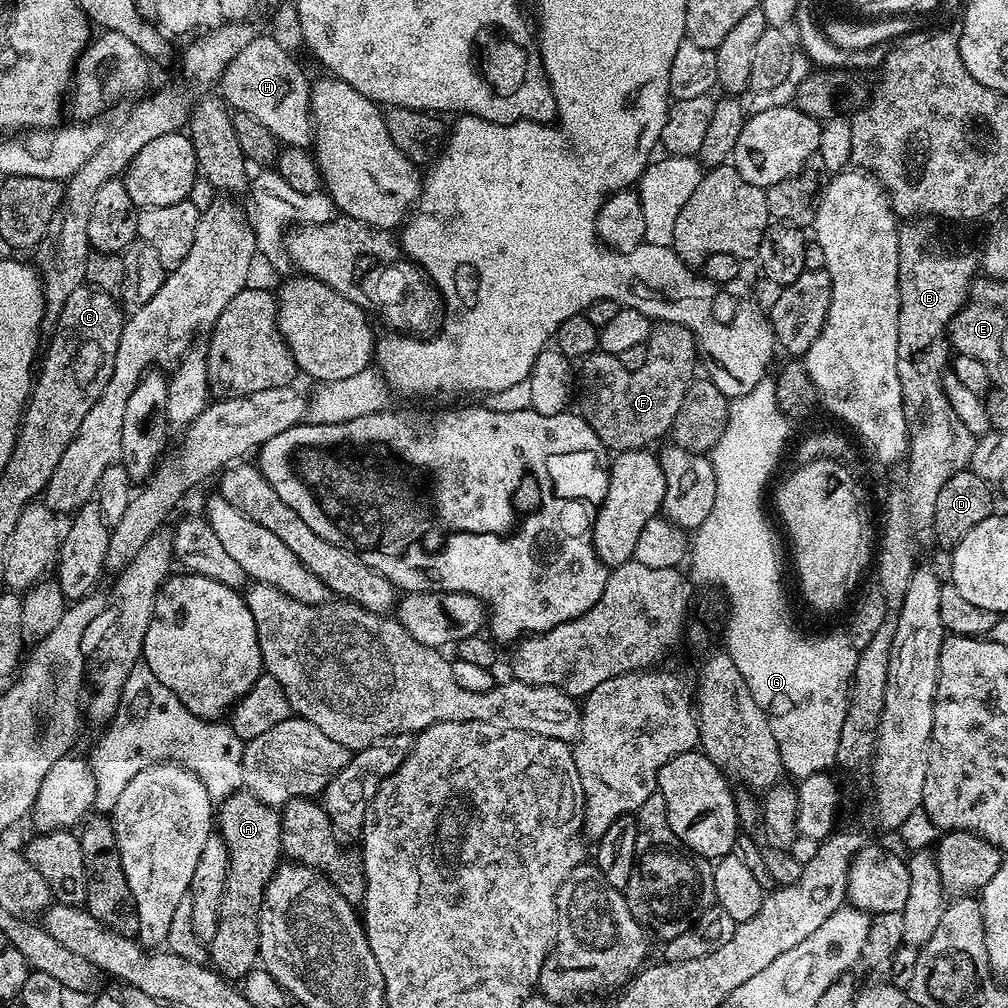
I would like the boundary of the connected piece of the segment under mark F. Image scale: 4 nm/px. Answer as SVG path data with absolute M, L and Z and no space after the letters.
M673 320L657 323L648 333L646 362L639 370L626 371L611 352L594 351L578 364L579 415L613 453L648 448L672 431L672 423L686 398L696 372L698 347L695 334Z

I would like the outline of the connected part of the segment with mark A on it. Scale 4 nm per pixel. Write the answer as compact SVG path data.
M237 790L221 801L216 812L216 826L227 848L230 866L227 870L226 889L223 890L222 902L219 904L219 920L215 928L215 938L210 941L208 948L209 959L211 965L222 976L230 980L238 980L250 973L259 957L261 902L264 900L265 886L271 880L282 856L280 813L271 805L262 803L251 792Z

